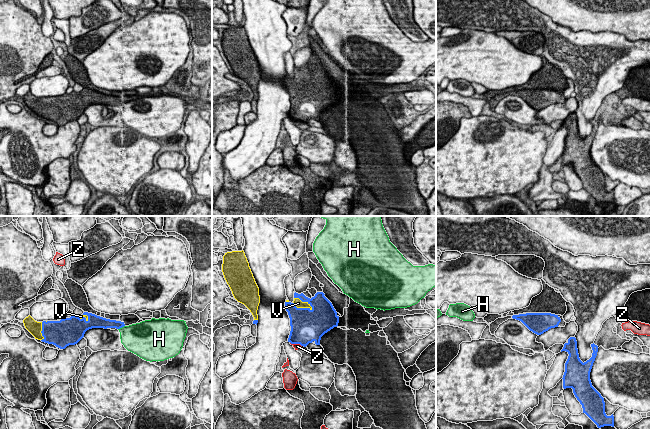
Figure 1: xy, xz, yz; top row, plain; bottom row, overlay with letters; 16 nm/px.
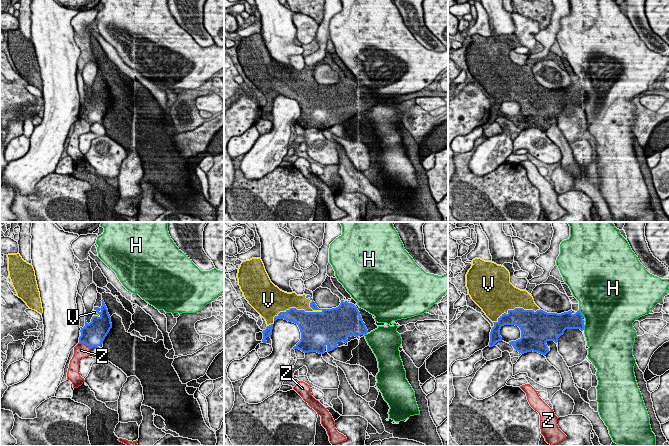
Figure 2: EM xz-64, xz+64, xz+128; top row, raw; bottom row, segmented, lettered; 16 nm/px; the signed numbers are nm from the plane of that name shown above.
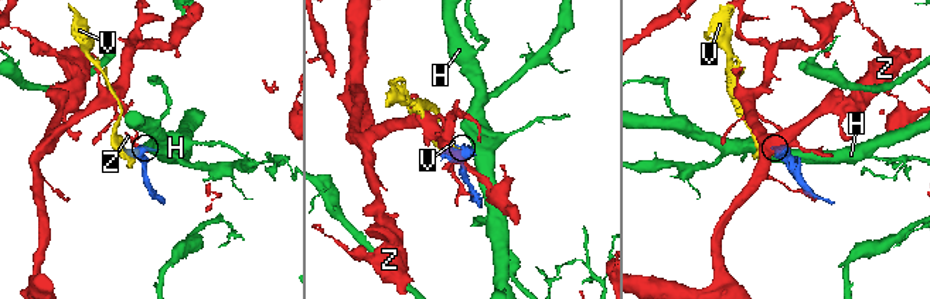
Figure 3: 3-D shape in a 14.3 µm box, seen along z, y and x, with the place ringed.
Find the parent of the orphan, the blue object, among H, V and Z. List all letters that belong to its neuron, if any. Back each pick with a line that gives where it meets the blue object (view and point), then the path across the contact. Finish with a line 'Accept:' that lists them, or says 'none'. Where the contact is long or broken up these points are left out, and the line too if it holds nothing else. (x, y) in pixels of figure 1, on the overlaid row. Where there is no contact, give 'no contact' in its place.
V: xz (304, 301)
Accept: V

